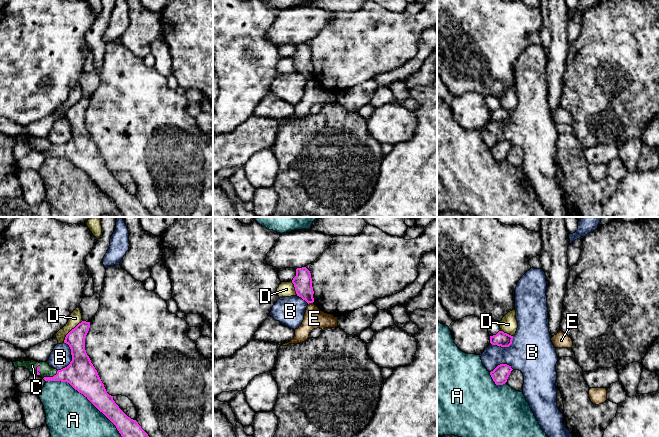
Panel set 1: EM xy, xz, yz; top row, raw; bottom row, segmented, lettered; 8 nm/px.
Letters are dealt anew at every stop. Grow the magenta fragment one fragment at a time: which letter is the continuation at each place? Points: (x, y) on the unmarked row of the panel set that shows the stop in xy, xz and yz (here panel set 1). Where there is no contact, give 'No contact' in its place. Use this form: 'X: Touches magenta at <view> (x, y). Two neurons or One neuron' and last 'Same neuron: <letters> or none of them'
A: Touches magenta at xy (88, 175). Two neurons
B: Touches magenta at xy (72, 134). Two neurons
C: Touches magenta at xy (51, 153). One neuron
D: Touches magenta at xy (70, 107). Two neurons
E: Touches magenta at xz (310, 78). Two neurons
Same neuron: C

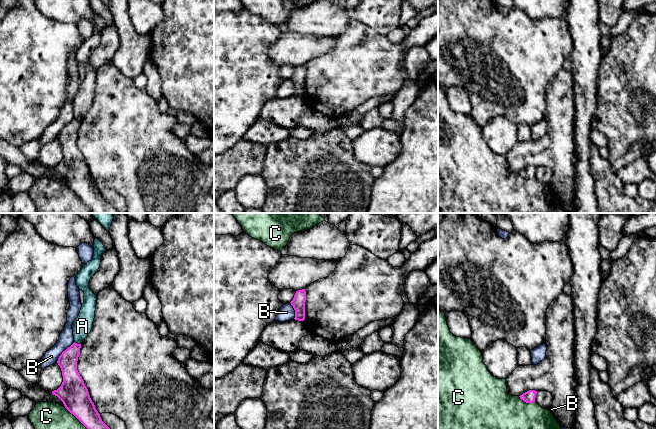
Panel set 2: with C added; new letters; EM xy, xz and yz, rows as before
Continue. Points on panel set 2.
A: Touches magenta at xy (76, 119). Two neurons
B: Touches magenta at xy (63, 127). Two neurons
C: Touches magenta at yz (527, 178). Two neurons
Same neuron: none of them

